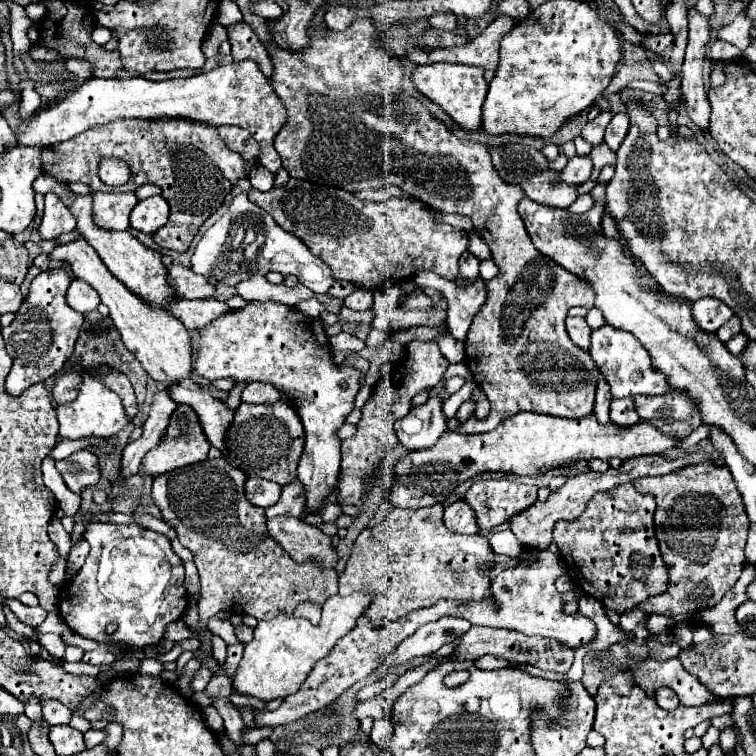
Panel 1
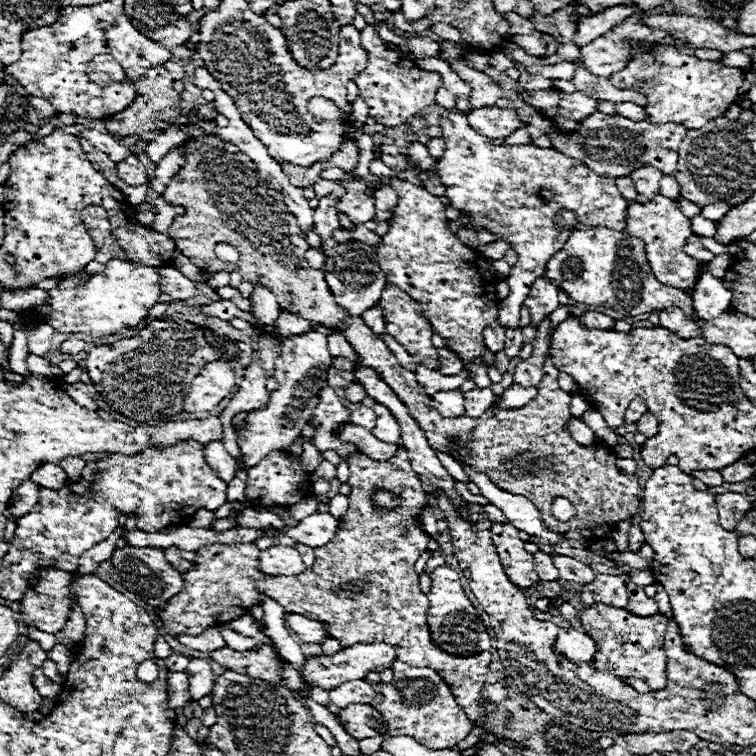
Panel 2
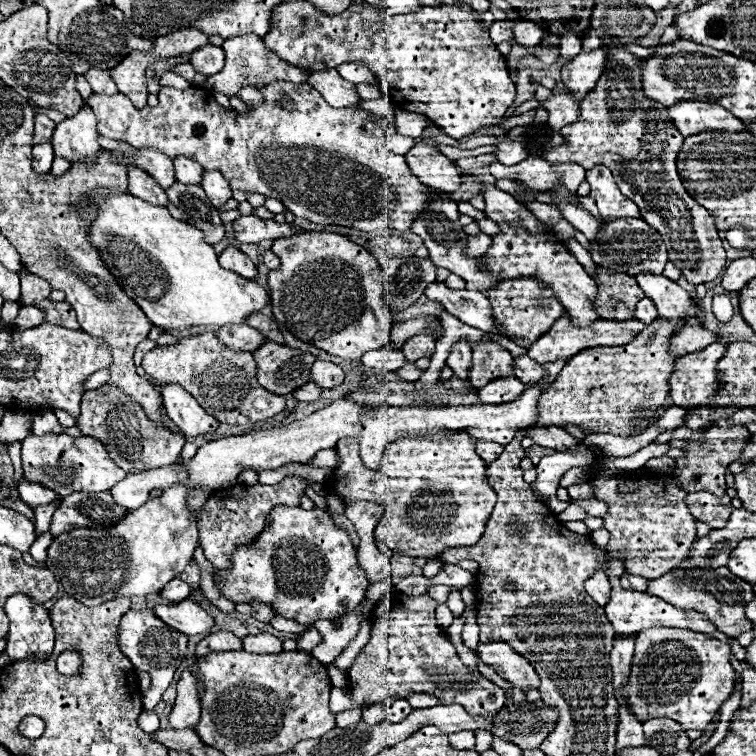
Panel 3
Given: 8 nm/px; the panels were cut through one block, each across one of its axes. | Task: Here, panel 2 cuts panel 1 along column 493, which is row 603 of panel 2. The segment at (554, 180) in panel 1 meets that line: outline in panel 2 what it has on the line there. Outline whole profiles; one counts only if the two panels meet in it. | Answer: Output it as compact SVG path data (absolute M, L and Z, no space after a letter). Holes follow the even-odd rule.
M126 544L122 548L114 548L114 552L110 556L110 564L112 564L112 572L120 578L120 584L128 592L132 592L138 598L142 598L144 602L148 602L150 606L164 604L168 598L176 596L184 586L180 572L174 570L174 566L166 562L164 552L160 548L136 548L136 546Z

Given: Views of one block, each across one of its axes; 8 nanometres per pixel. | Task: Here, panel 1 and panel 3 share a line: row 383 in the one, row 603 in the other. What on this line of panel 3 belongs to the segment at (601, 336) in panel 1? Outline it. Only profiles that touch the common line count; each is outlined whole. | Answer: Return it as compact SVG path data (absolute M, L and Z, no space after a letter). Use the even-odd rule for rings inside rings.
M612 584L612 594L610 594L610 602L604 606L606 616L614 628L614 634L618 638L626 638L632 634L638 634L646 628L652 626L672 626L672 628L688 628L688 630L698 630L698 632L710 632L712 636L716 636L722 642L728 642L730 638L722 632L716 630L714 624L708 622L706 616L702 616L696 610L680 610L674 608L670 604L666 604L664 600L656 598L656 596L648 596L646 592L636 592L636 590L624 590L620 584Z

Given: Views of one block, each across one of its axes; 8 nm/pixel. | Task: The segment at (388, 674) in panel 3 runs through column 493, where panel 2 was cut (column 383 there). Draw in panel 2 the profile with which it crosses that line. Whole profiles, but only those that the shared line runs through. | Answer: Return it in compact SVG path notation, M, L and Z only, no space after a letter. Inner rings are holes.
M396 660L392 672L394 672L394 680L390 684L384 682L370 684L366 680L344 682L328 692L330 702L338 708L346 708L348 704L354 702L372 704L372 708L384 712L384 720L388 720L388 732L392 736L412 736L420 744L434 750L452 748L472 732L474 728L472 722L468 720L464 710L456 704L448 684L440 678L436 670L408 666L406 662Z

